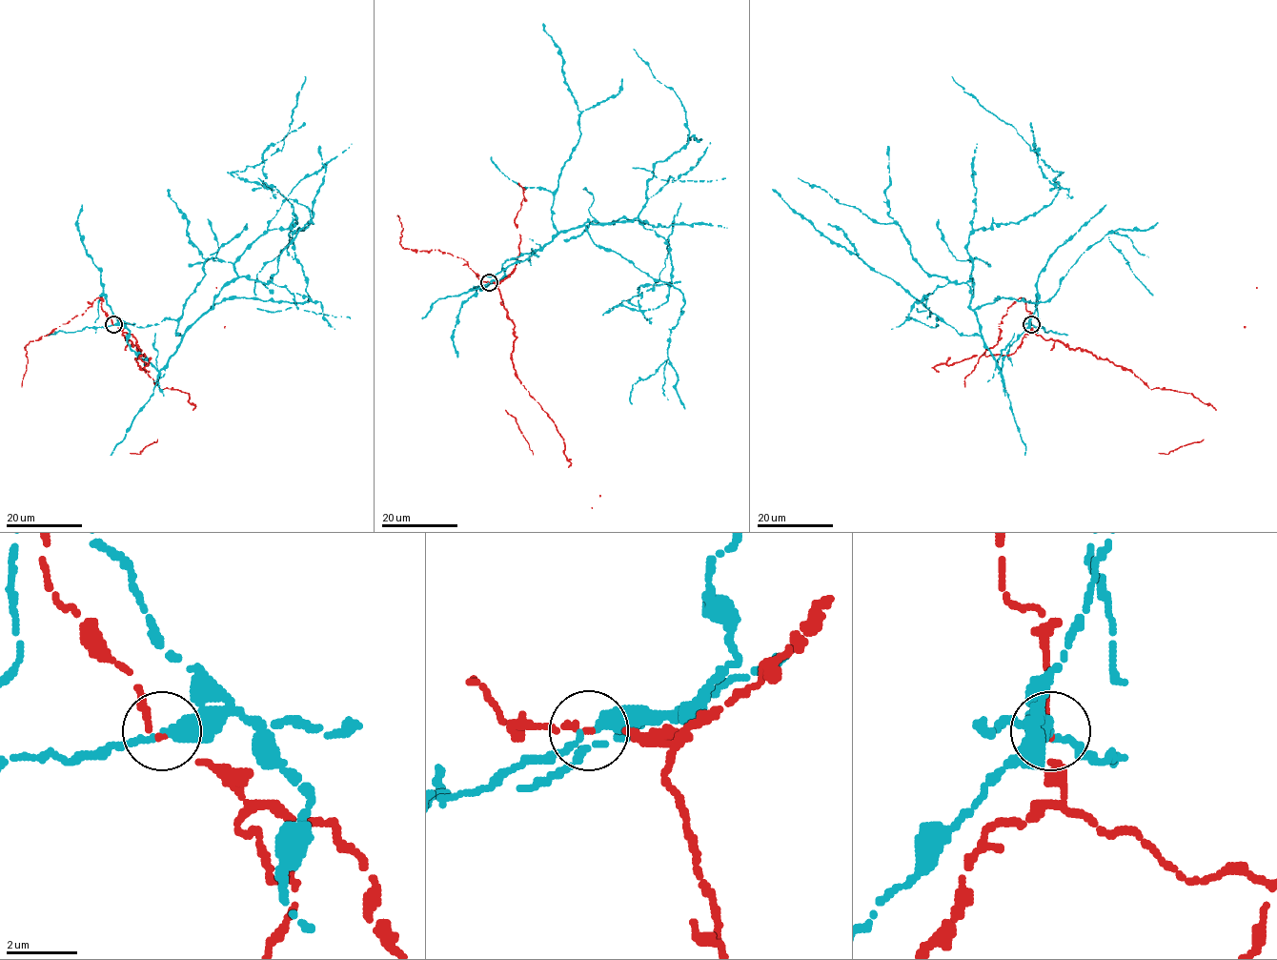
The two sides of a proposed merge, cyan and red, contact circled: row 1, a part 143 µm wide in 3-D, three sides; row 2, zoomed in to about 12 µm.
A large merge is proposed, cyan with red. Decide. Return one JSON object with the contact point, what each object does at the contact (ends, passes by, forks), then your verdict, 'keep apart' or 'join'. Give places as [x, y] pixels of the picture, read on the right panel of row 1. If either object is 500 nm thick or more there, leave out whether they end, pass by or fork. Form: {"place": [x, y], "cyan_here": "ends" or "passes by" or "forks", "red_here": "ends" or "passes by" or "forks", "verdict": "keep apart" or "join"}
{"place": [1031, 324], "cyan_here": "passes by", "red_here": "passes by", "verdict": "keep apart"}

